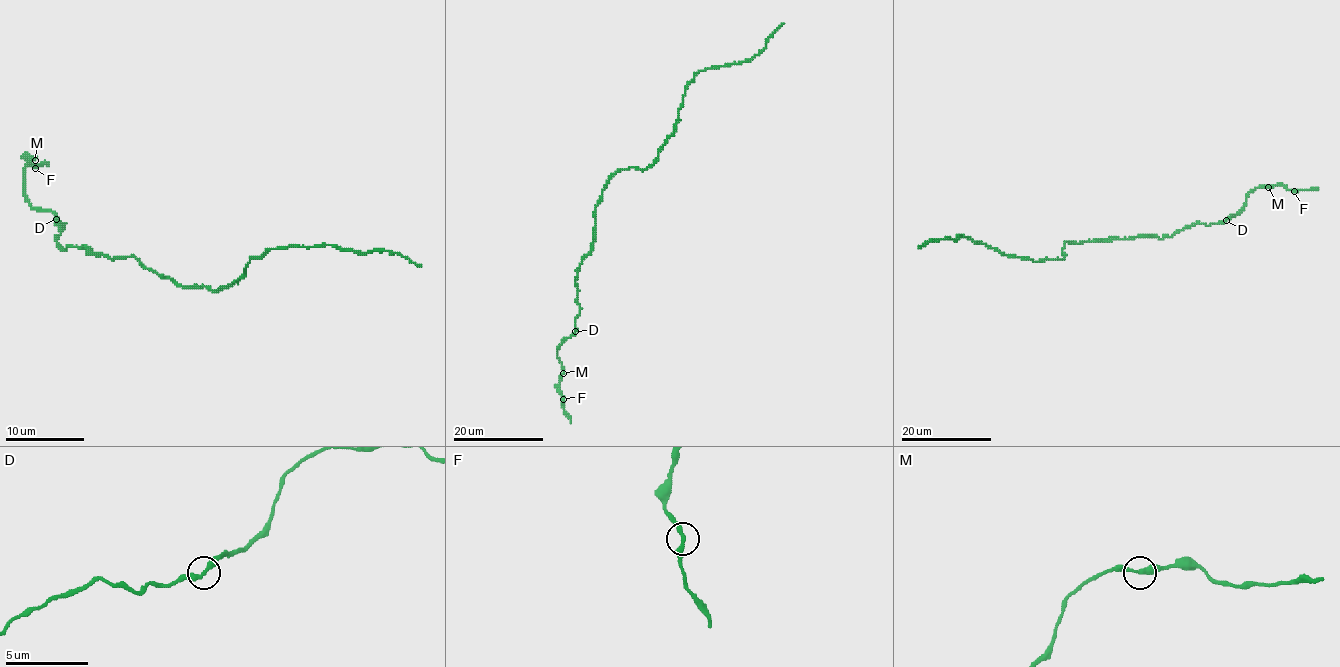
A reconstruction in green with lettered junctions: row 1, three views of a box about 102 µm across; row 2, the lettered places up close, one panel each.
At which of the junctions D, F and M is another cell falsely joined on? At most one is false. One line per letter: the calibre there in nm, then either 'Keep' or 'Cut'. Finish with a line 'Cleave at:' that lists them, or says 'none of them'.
D: Thickness 280 nm. Keep
F: Thickness 280 nm. Keep
M: Thickness 280 nm. Keep
Cleave at: none of them

